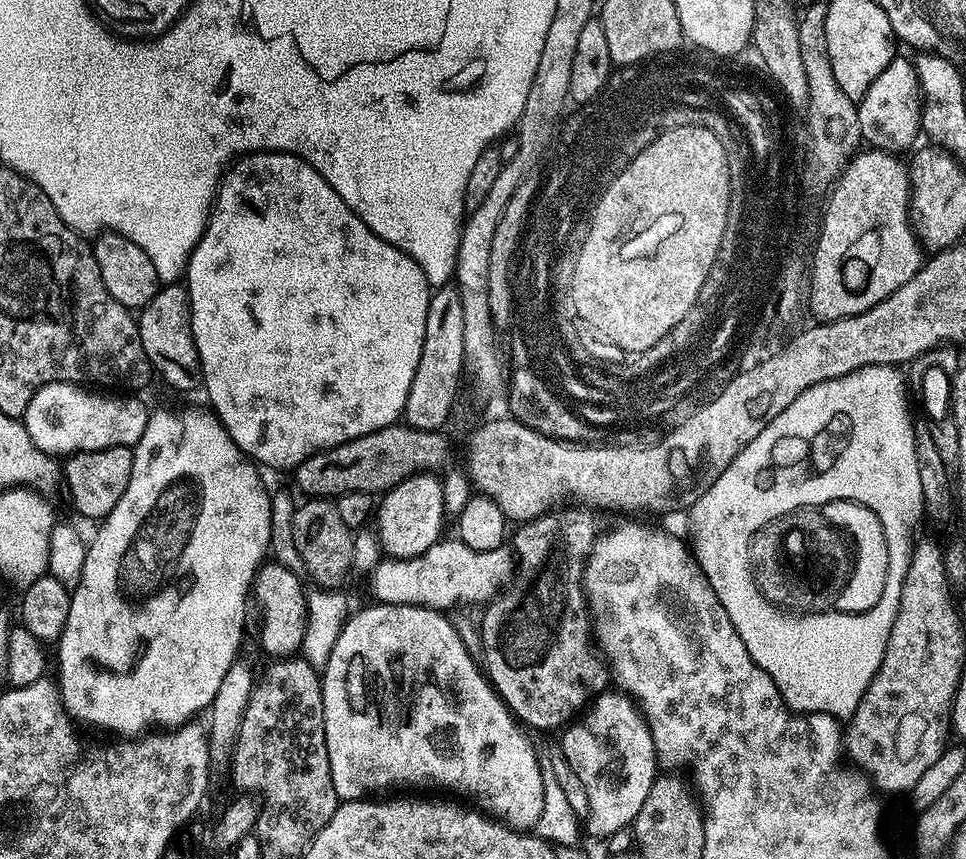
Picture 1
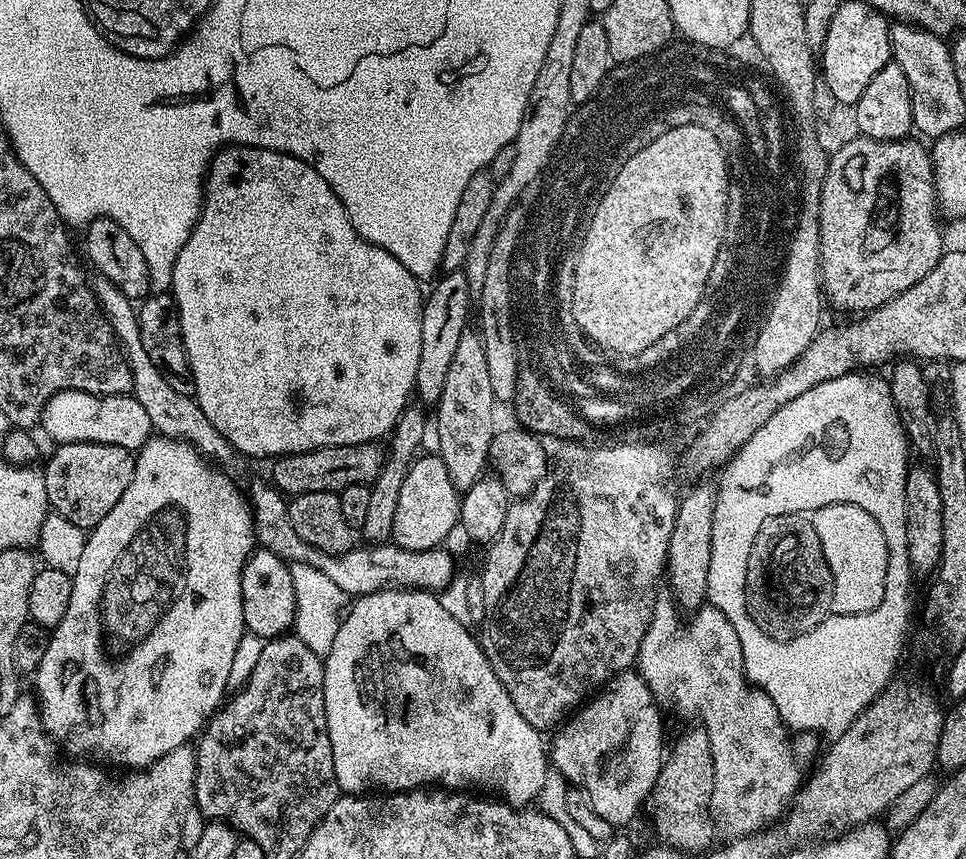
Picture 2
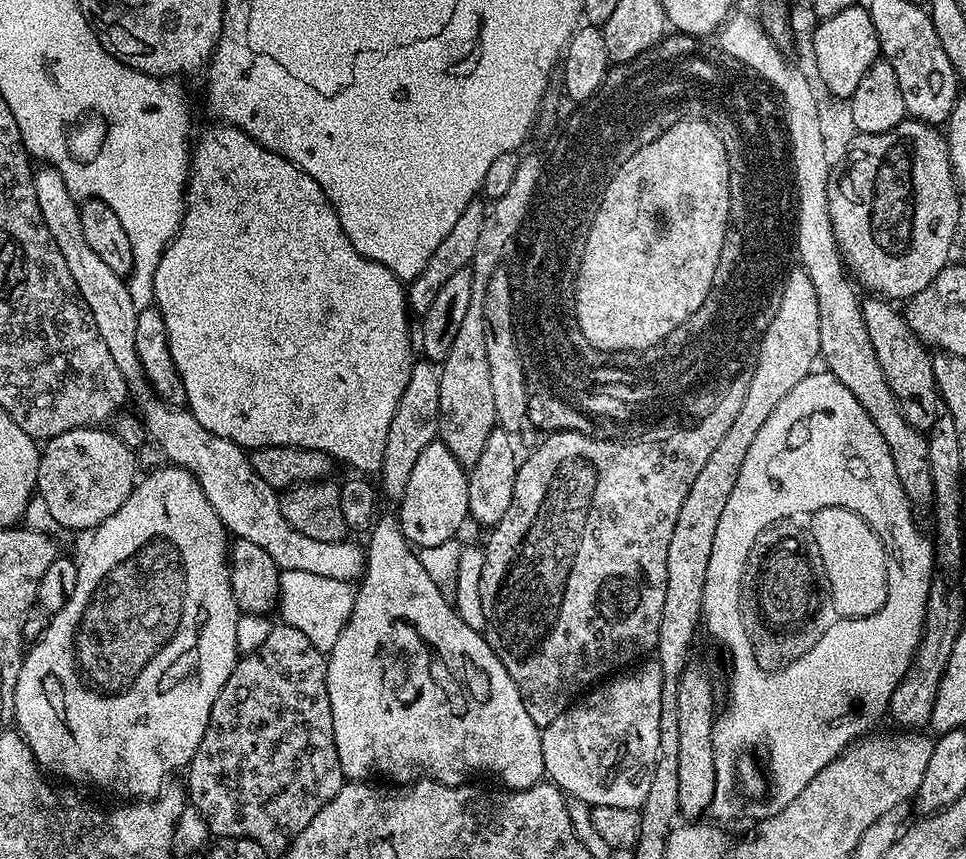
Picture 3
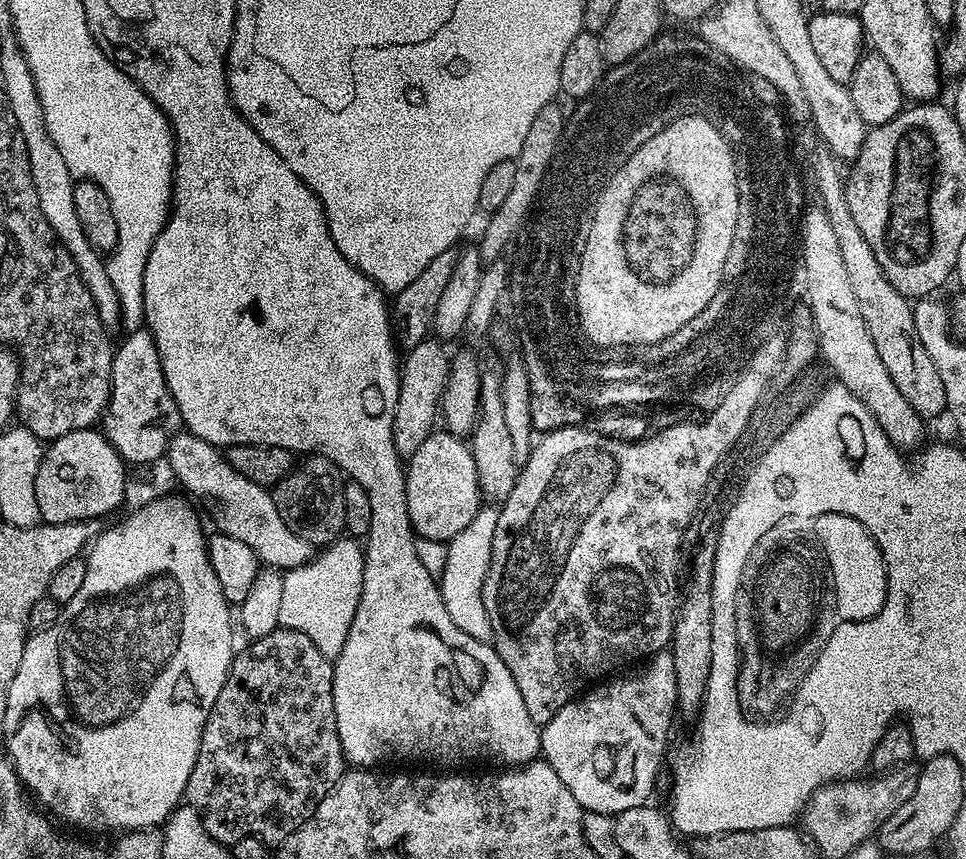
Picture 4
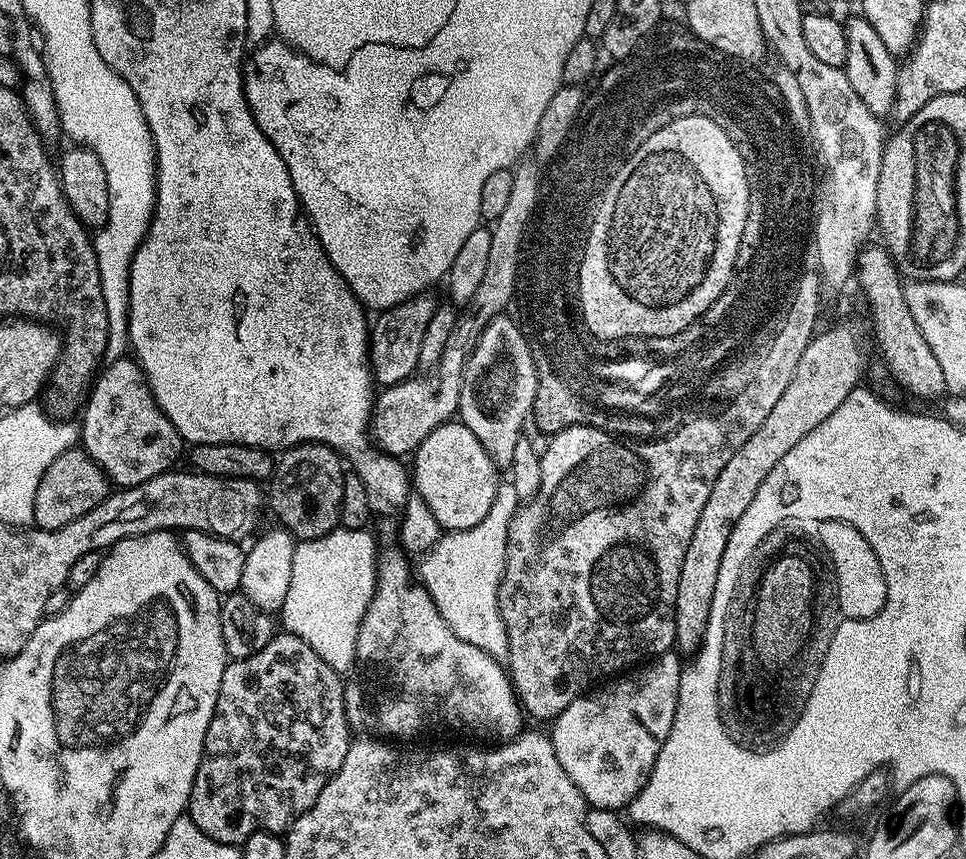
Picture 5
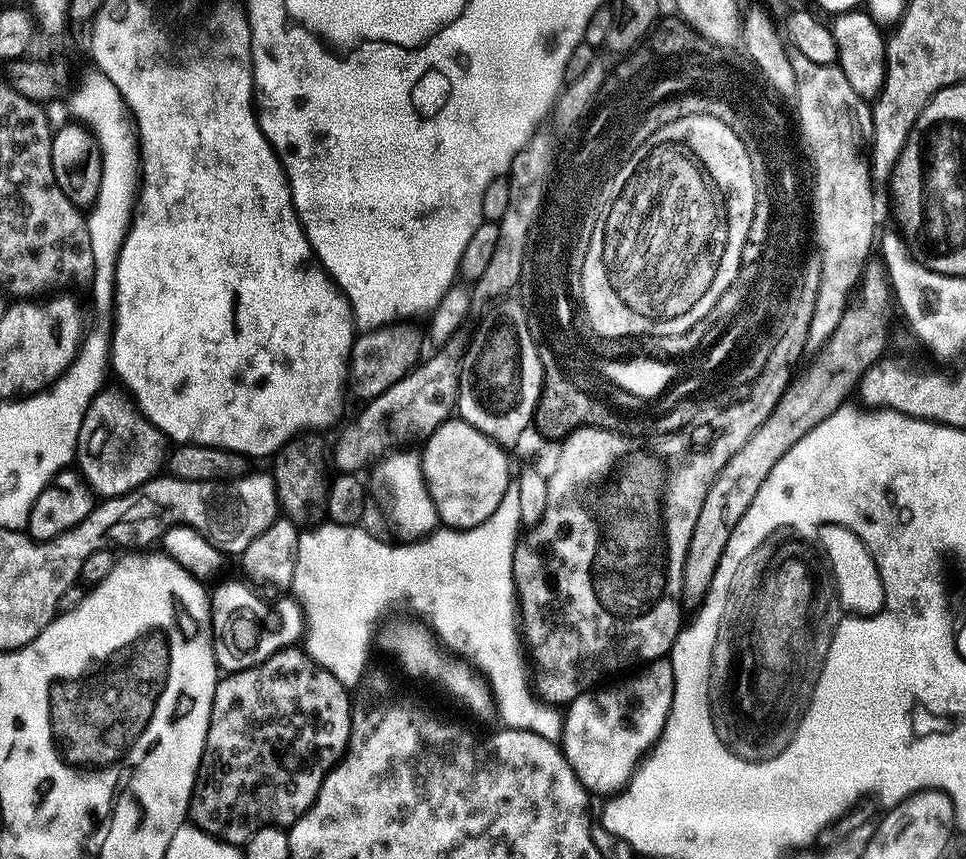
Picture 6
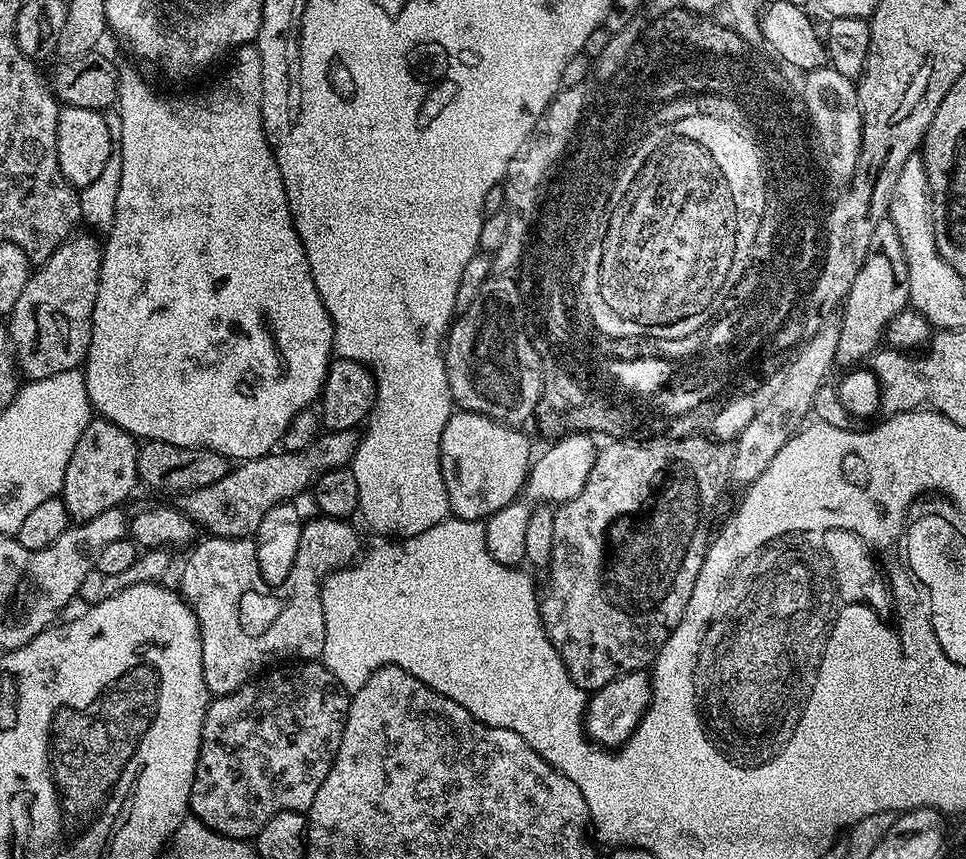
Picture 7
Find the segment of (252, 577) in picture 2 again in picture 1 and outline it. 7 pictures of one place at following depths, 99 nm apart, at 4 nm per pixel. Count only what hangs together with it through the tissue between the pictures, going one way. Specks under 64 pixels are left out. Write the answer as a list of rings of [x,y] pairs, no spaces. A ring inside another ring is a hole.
[[[275,562],[260,565],[254,581],[254,598],[260,602],[264,621],[260,624],[260,644],[268,658],[292,658],[299,653],[308,621],[308,592],[305,581],[286,566]]]

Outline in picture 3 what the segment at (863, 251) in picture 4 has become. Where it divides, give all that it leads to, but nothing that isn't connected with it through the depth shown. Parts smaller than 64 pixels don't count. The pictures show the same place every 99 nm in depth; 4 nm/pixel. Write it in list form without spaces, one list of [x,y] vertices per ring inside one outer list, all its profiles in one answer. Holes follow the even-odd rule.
[[[868,298],[863,301],[864,321],[870,334],[870,342],[878,354],[878,366],[894,390],[894,398],[910,426],[928,434],[934,427],[937,416],[942,412],[942,397],[936,387],[936,375],[932,369],[933,353],[910,330],[904,313],[895,303],[884,298]]]

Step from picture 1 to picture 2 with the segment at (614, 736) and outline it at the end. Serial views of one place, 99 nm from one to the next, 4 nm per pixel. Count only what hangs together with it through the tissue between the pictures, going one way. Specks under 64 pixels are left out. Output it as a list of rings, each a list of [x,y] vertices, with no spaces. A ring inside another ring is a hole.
[[[625,670],[613,676],[604,691],[593,695],[575,715],[559,725],[555,733],[557,736],[550,740],[550,764],[553,769],[561,772],[569,785],[586,793],[593,810],[599,816],[613,826],[619,826],[630,823],[635,818],[636,811],[643,804],[645,807],[652,795],[652,787],[656,785],[660,766],[666,755],[664,728],[660,725],[662,708],[635,670]]]

